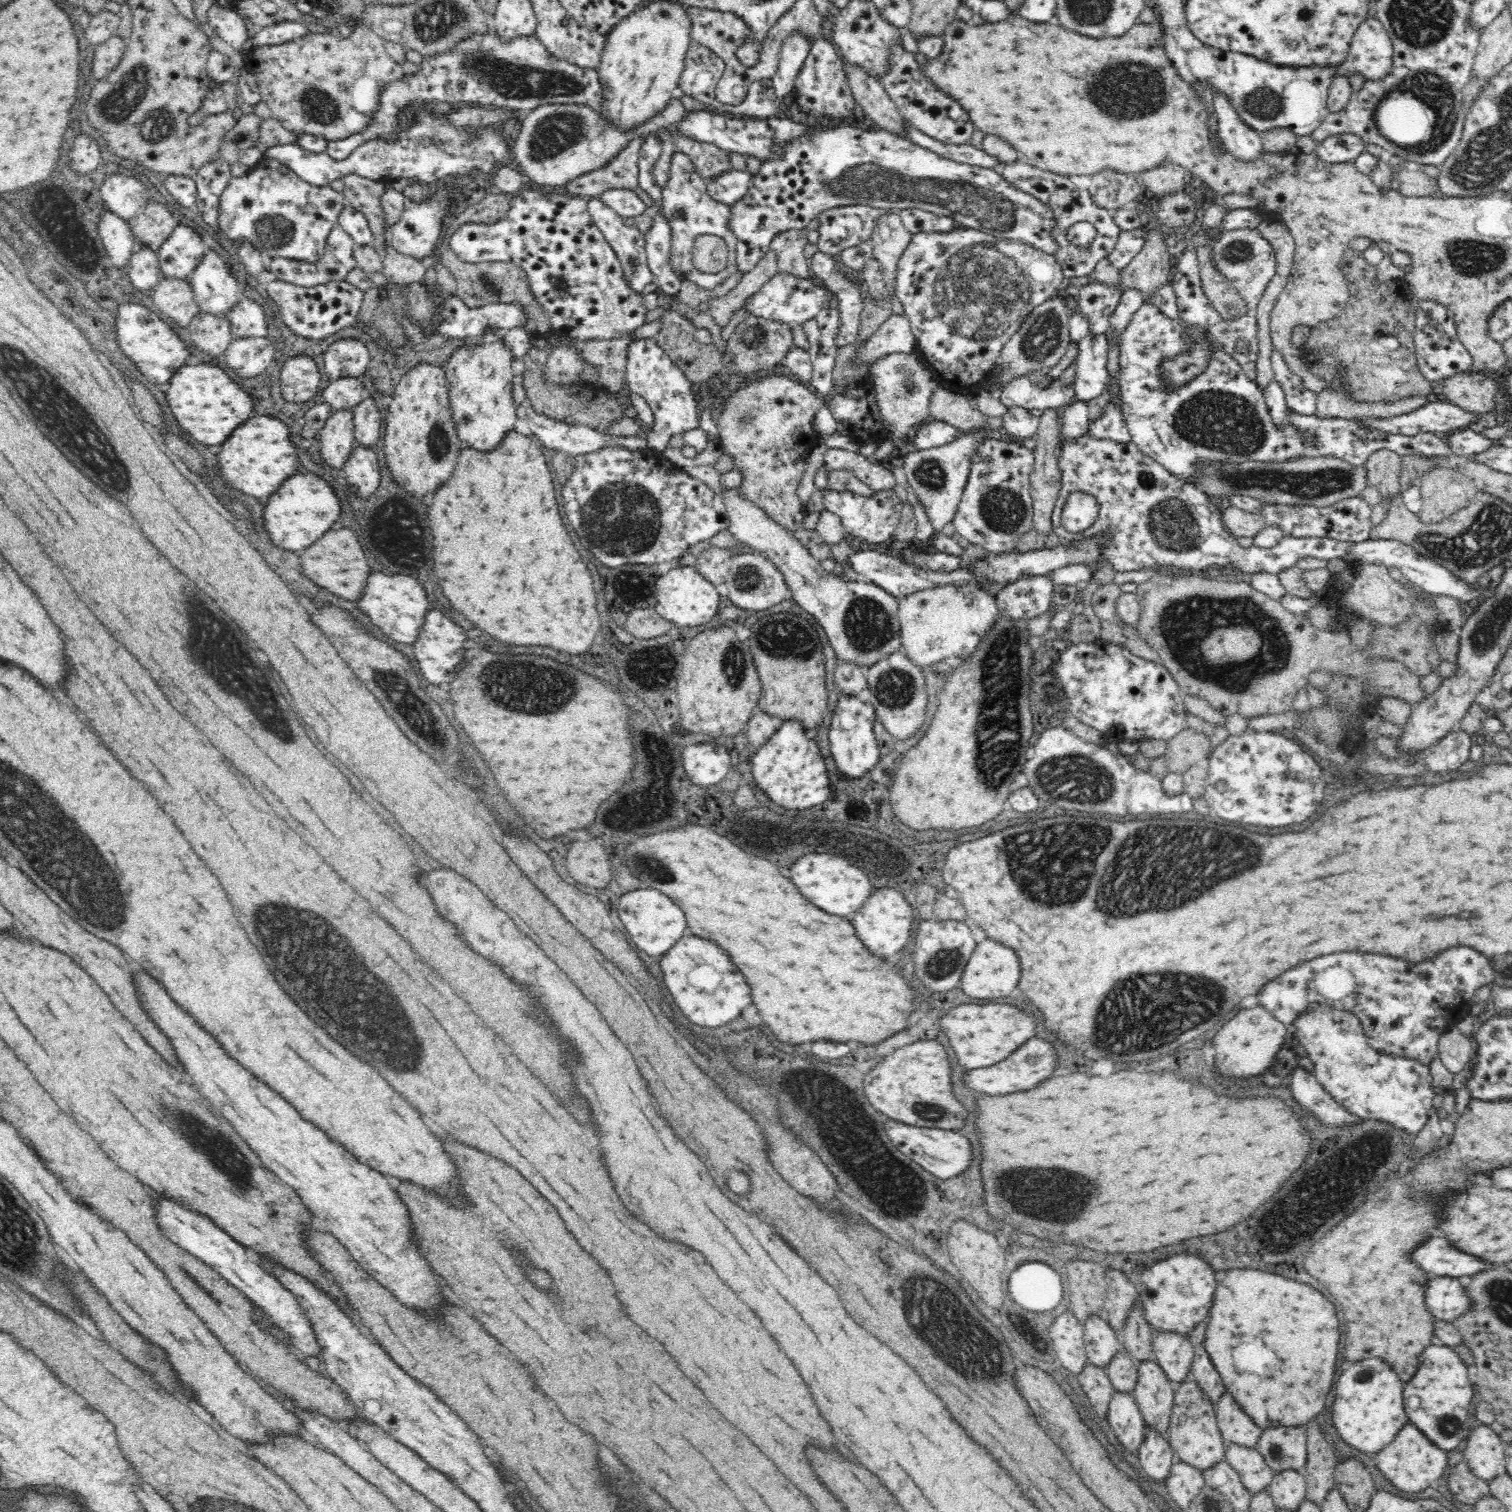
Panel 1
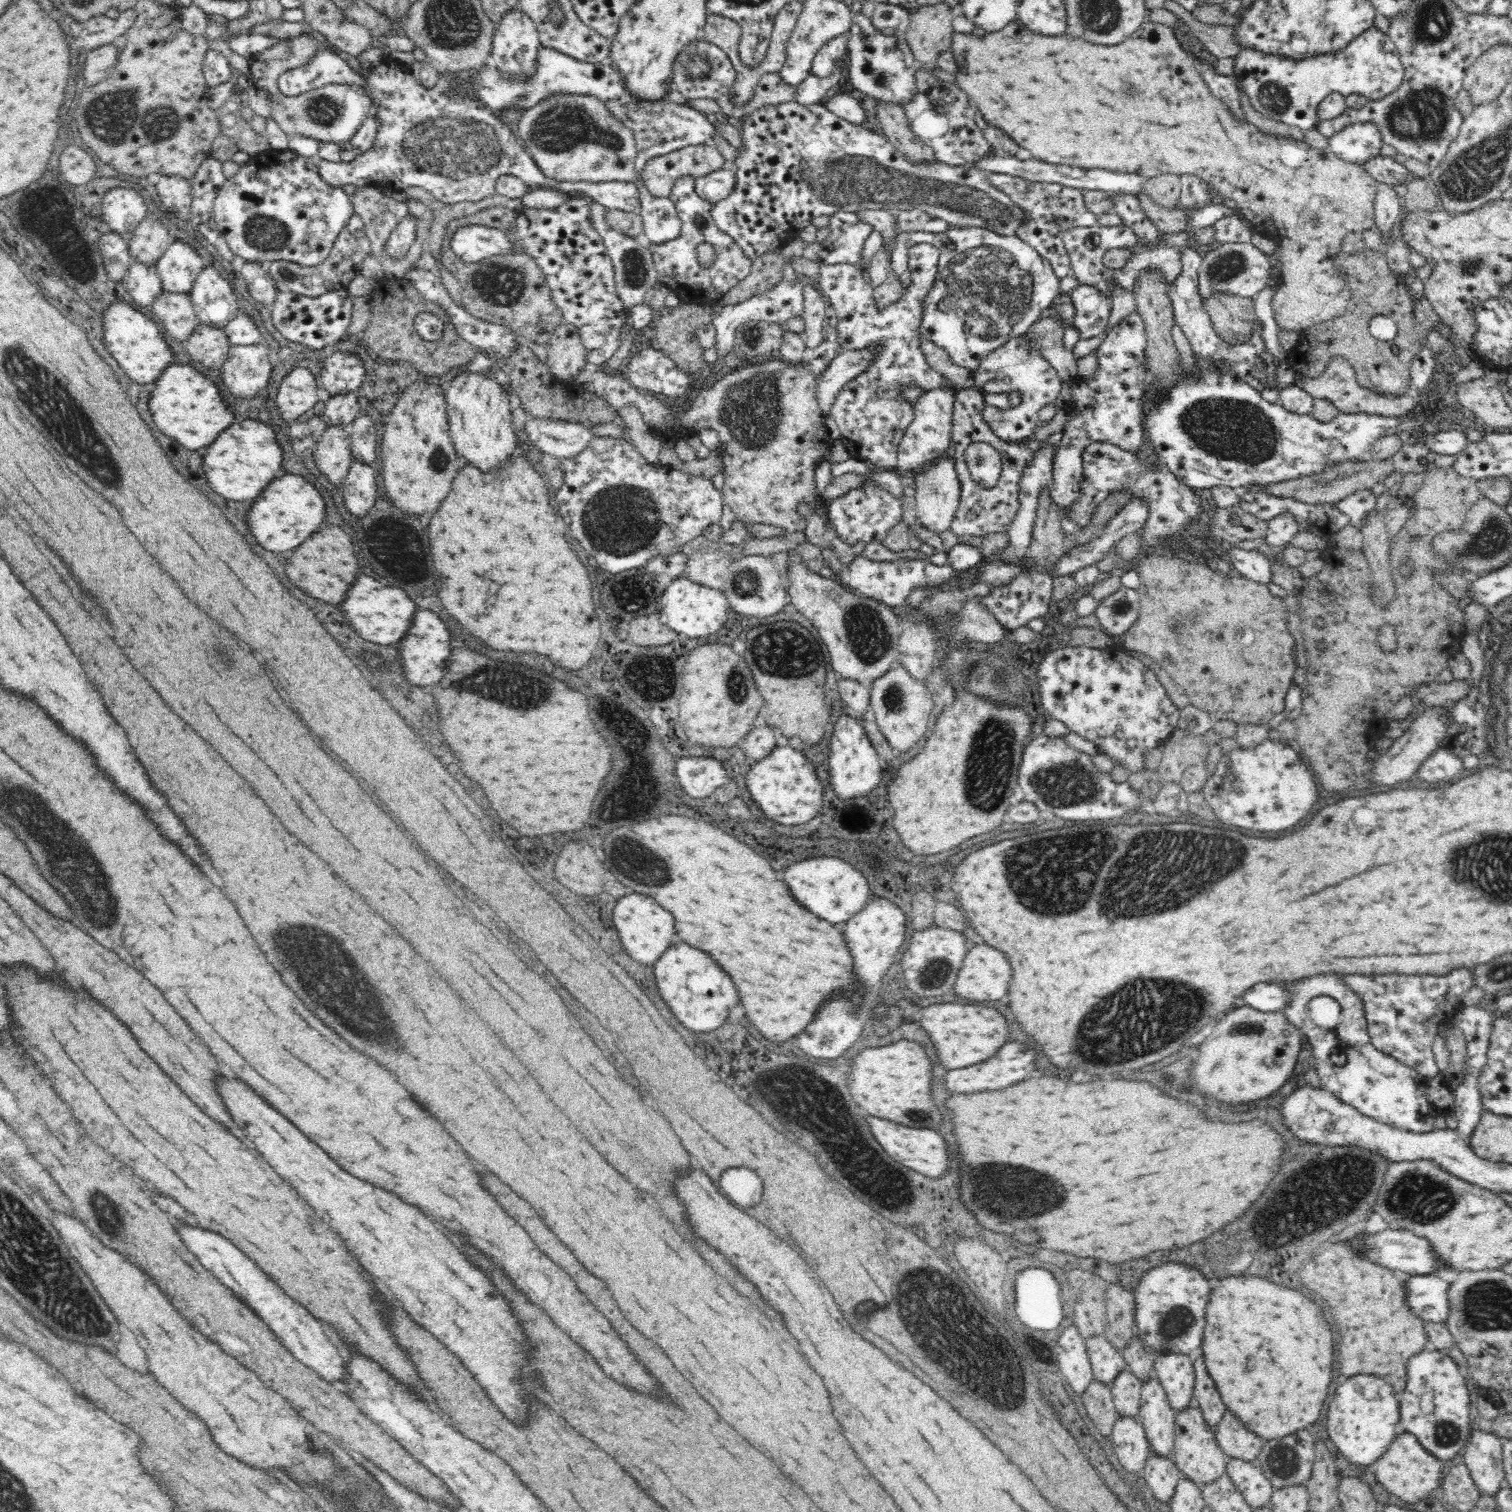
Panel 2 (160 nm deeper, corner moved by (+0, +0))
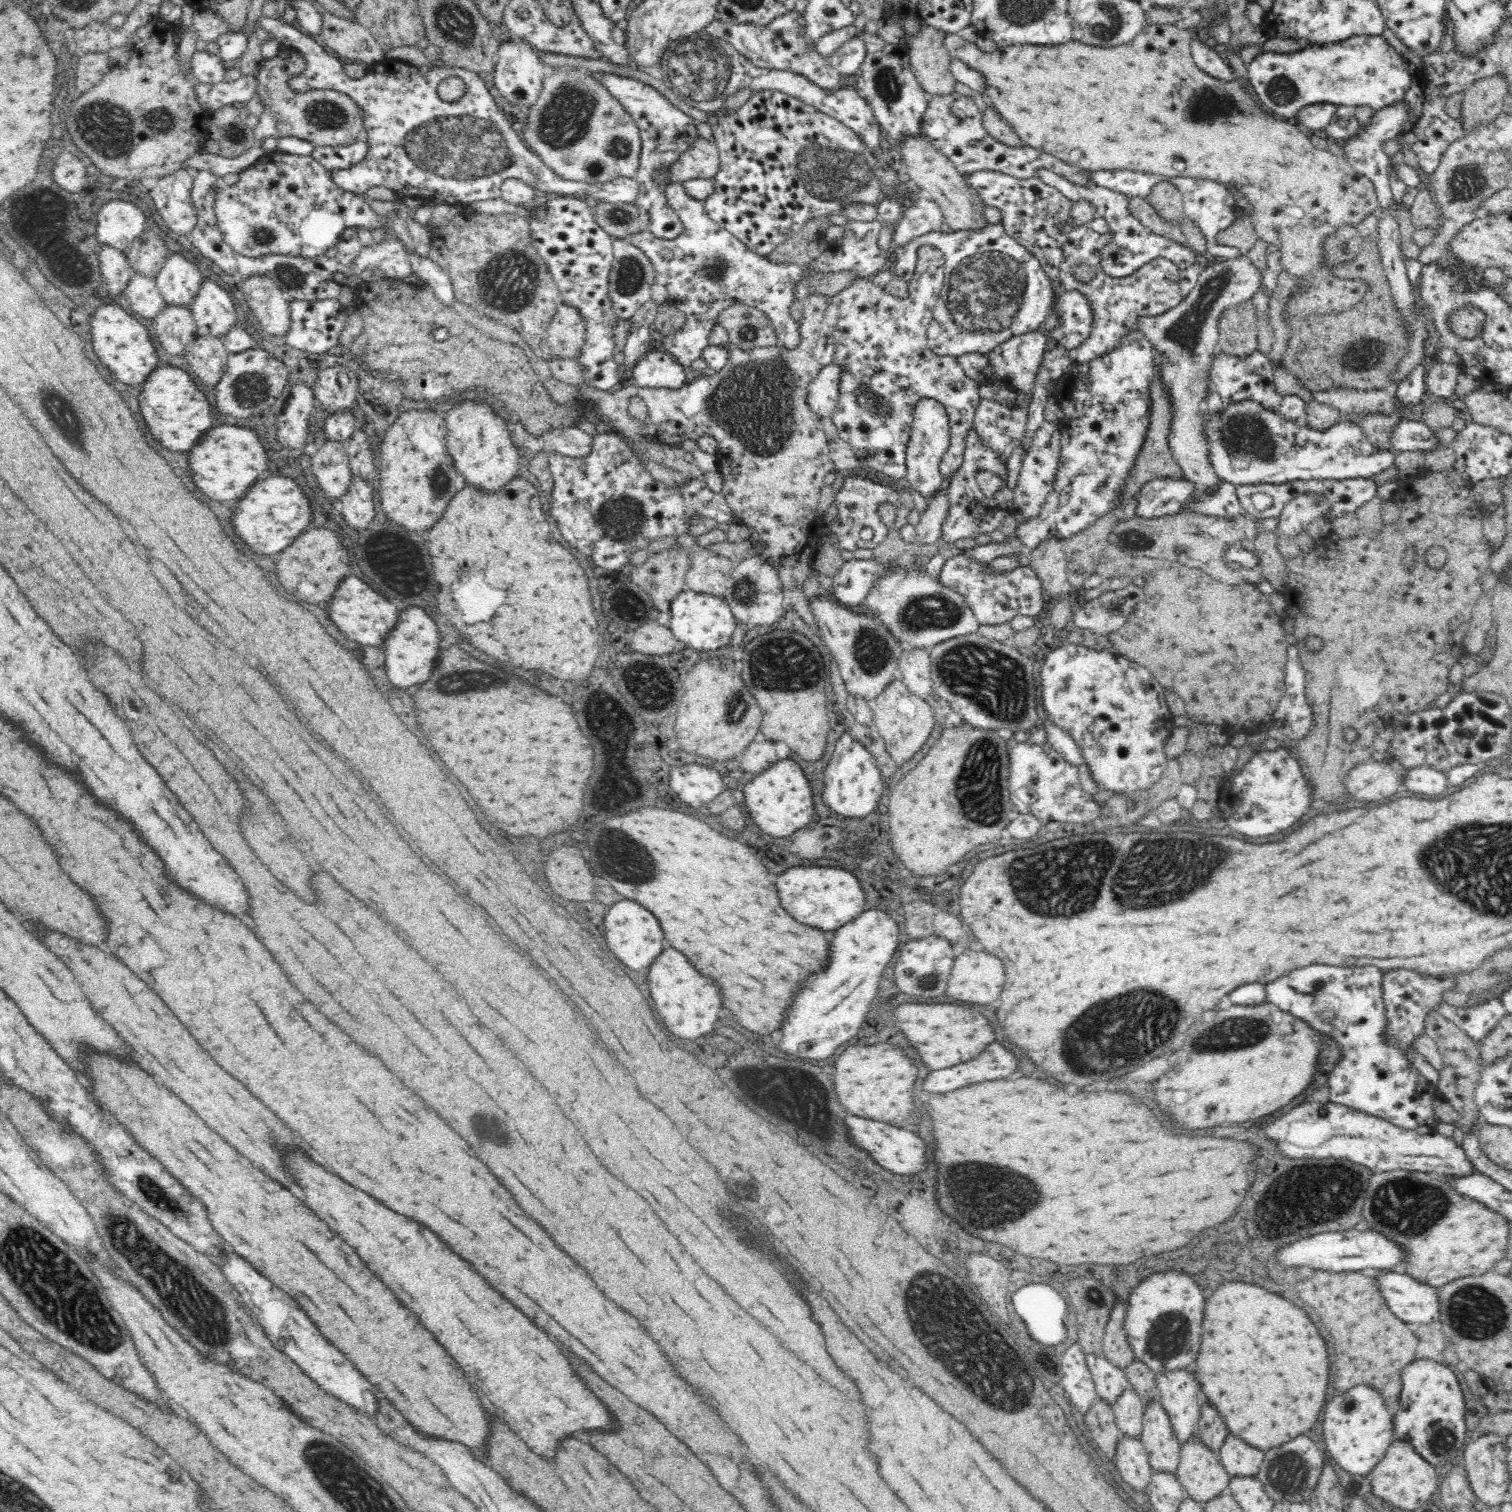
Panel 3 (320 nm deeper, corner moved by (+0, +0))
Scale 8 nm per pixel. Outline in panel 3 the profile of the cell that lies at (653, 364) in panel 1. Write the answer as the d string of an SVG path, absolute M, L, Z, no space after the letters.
M652 351L646 353L646 356L643 356L631 370L632 378L630 383L637 385L640 388L669 388L676 389L680 386L687 384L686 374L684 373L685 367L680 363L676 362L673 356L670 353L664 353L659 351Z

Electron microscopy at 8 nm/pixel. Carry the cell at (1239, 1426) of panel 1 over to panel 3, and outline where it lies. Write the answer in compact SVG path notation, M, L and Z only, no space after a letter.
M1228 1436L1218 1452L1222 1466L1231 1477L1256 1477L1264 1455L1262 1450L1256 1450L1234 1436Z

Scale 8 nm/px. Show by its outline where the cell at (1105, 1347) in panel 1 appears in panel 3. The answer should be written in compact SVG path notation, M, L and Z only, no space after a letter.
M1099 1353L1088 1354L1085 1357L1096 1387L1098 1399L1113 1406L1120 1395L1126 1389L1130 1389L1124 1370L1114 1366Z

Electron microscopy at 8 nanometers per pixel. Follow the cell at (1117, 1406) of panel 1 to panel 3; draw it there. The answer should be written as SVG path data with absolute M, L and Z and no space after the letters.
M1123 1436L1116 1450L1116 1468L1122 1480L1136 1490L1146 1490L1154 1472L1141 1439Z

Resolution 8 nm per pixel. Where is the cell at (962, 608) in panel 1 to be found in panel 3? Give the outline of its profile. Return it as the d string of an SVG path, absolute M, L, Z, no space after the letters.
M905 647L899 657L898 676L904 674L902 681L908 684L914 694L930 694L930 662L929 653L925 649Z

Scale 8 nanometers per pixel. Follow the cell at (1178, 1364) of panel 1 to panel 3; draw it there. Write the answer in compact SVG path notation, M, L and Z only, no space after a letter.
M1175 1370L1155 1378L1160 1393L1159 1402L1164 1407L1178 1443L1196 1438L1201 1417L1200 1386L1192 1372Z

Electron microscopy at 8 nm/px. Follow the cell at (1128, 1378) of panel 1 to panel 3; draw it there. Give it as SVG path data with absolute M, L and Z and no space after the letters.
M1132 1388L1126 1389L1112 1407L1123 1436L1140 1438L1145 1406L1138 1393Z

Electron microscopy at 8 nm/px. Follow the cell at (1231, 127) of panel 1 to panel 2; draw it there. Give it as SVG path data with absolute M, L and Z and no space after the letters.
M1197 60L1196 65L1212 94L1222 102L1225 102L1237 118L1245 120L1242 107L1240 107L1240 98L1238 97L1238 87L1235 79L1232 76L1218 73L1213 67L1214 63L1210 64L1207 60Z

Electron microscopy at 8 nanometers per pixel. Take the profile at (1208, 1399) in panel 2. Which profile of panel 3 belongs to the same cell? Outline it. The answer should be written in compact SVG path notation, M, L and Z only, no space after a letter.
M1201 1400L1201 1417L1196 1432L1196 1438L1200 1439L1208 1449L1218 1454L1220 1447L1224 1444L1228 1436L1228 1430L1220 1418L1220 1414L1216 1412L1214 1406L1204 1404Z

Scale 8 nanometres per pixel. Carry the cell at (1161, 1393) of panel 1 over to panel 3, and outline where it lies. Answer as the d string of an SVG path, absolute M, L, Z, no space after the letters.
M1156 1400L1145 1406L1140 1439L1154 1473L1176 1474L1181 1459L1181 1444L1174 1436L1168 1413Z

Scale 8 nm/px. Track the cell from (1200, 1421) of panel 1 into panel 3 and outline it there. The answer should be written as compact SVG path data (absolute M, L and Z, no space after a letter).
M1198 1438L1186 1441L1181 1444L1181 1459L1177 1468L1177 1479L1183 1486L1186 1494L1196 1503L1202 1505L1210 1502L1212 1499L1219 1497L1226 1487L1229 1486L1231 1476L1222 1466L1218 1454L1211 1451Z

